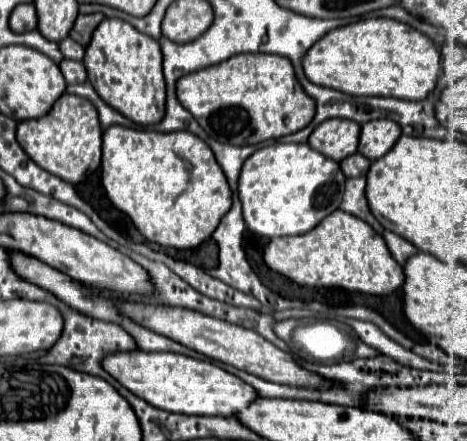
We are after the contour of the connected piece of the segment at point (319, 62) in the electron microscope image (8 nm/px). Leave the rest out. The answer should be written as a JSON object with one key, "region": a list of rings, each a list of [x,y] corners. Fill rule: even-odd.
{"region":[[[385,17],[363,19],[327,33],[327,37],[307,51],[303,69],[311,83],[347,95],[381,95],[407,101],[427,99],[443,73],[441,51],[427,35],[401,21]]]}

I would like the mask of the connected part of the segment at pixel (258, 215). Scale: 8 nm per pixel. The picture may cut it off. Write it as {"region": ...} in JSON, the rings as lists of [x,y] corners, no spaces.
{"region":[[[279,143],[255,151],[239,177],[239,199],[247,229],[261,237],[303,235],[339,209],[345,193],[345,175],[337,161],[311,149],[307,143]]]}

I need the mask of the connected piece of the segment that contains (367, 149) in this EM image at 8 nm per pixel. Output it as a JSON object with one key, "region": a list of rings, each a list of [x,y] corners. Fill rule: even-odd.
{"region":[[[375,119],[365,125],[361,125],[361,137],[359,137],[359,153],[367,159],[375,161],[383,157],[401,137],[401,127],[391,119]]]}

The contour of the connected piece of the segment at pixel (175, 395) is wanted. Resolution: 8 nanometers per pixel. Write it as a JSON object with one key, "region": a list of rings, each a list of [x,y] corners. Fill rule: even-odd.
{"region":[[[131,351],[105,357],[105,371],[111,373],[131,393],[147,399],[151,405],[185,415],[219,415],[235,417],[241,409],[247,409],[259,395],[257,389],[243,379],[221,369],[211,361],[193,359],[179,353],[147,353]]]}

